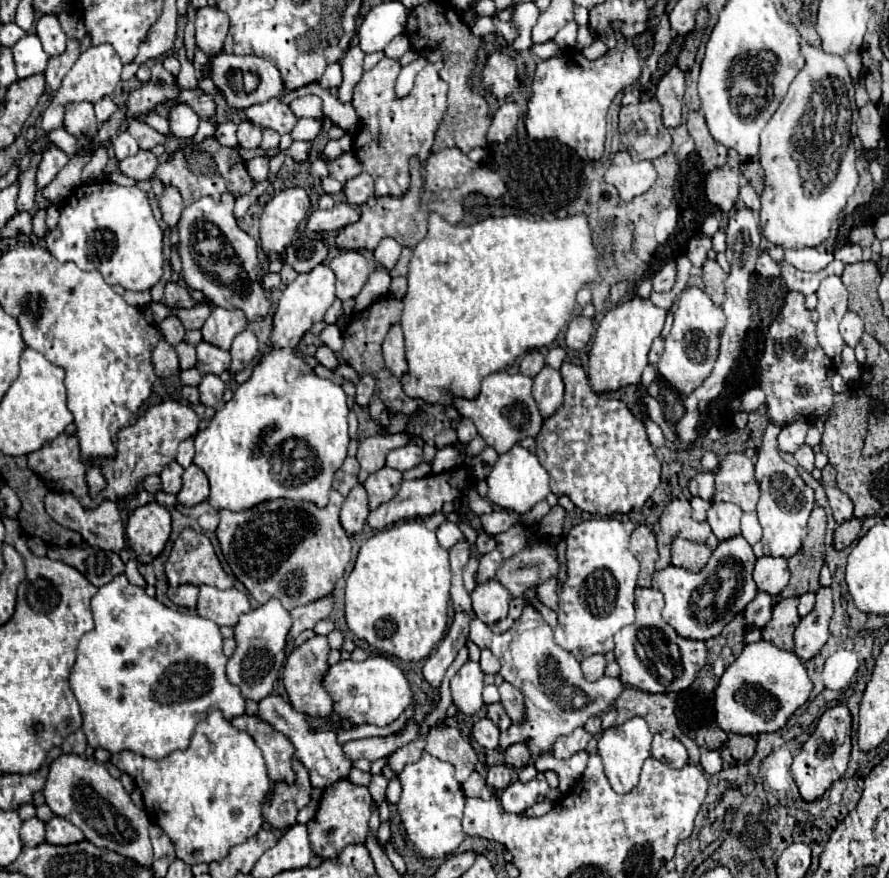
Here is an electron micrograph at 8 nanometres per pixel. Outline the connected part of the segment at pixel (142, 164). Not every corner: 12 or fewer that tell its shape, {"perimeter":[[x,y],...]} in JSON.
{"perimeter":[[140,149],[120,161],[120,171],[132,179],[152,179],[158,157]]}

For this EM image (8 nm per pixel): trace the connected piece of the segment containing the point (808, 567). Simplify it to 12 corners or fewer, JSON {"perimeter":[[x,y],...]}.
{"perimeter":[[814,507],[802,549],[788,559],[790,583],[774,597],[816,593],[824,565],[826,513]]}

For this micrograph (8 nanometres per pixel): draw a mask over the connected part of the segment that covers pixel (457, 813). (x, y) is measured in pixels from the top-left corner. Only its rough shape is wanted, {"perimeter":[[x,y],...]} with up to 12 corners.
{"perimeter":[[450,763],[406,765],[398,813],[426,859],[454,853],[466,797]]}

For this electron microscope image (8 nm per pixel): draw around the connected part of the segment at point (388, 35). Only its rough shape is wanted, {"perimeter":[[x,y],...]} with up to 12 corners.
{"perimeter":[[400,1],[368,11],[358,41],[364,53],[382,51],[404,31]]}

